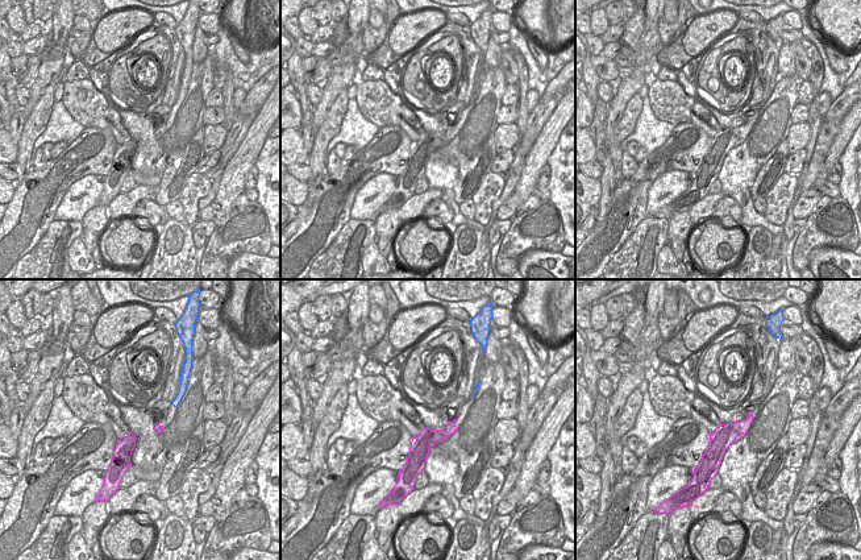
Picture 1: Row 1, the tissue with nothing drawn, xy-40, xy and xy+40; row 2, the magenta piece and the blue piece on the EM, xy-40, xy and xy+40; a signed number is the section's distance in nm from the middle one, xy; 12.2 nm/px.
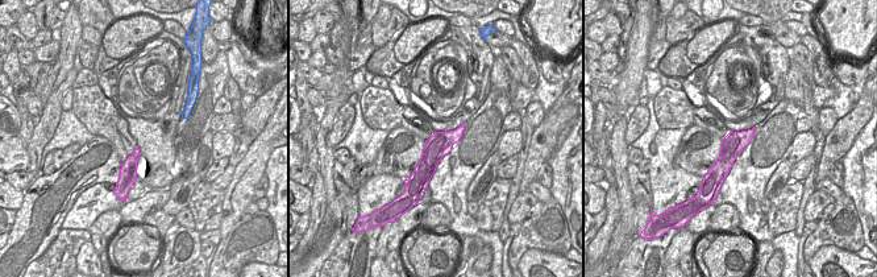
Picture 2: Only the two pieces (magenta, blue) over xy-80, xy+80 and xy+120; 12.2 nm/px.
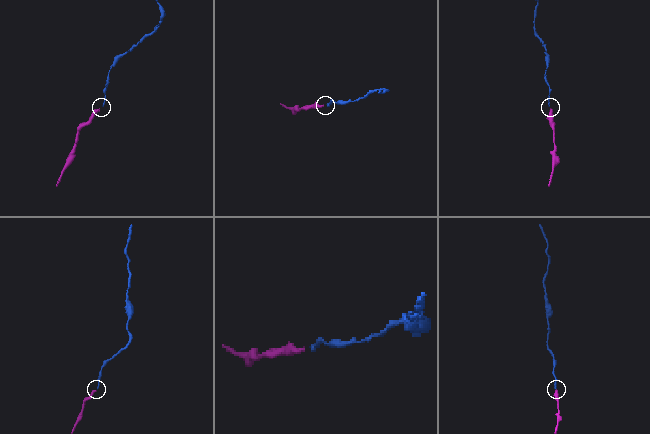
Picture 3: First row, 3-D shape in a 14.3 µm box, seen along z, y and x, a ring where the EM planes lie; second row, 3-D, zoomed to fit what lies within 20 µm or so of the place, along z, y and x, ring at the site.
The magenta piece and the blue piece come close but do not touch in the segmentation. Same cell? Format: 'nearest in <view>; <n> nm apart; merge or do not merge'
nearest in xy-40; 280 nm apart; merge

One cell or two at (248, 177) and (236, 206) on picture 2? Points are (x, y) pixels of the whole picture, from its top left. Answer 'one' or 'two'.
one

